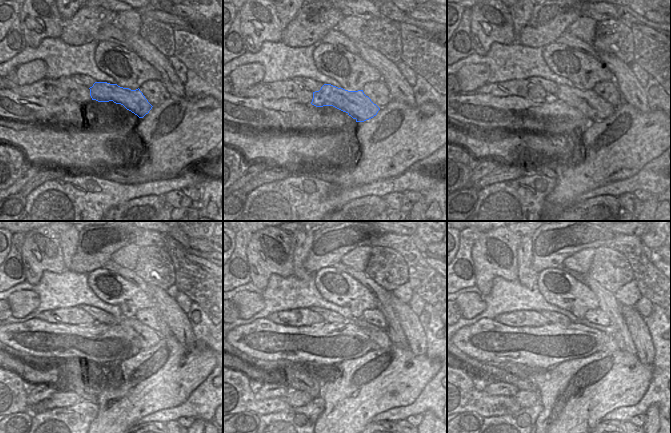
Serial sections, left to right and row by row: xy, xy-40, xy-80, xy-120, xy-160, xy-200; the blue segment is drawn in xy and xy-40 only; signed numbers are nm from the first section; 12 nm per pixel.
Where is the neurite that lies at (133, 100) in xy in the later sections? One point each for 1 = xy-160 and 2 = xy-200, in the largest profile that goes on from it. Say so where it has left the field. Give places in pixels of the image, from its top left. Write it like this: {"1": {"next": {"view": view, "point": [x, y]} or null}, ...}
{"1": {"next": {"view": "xy-160", "point": [380, 339]}}, "2": {"next": {"view": "xy-200", "point": [608, 343]}}}

